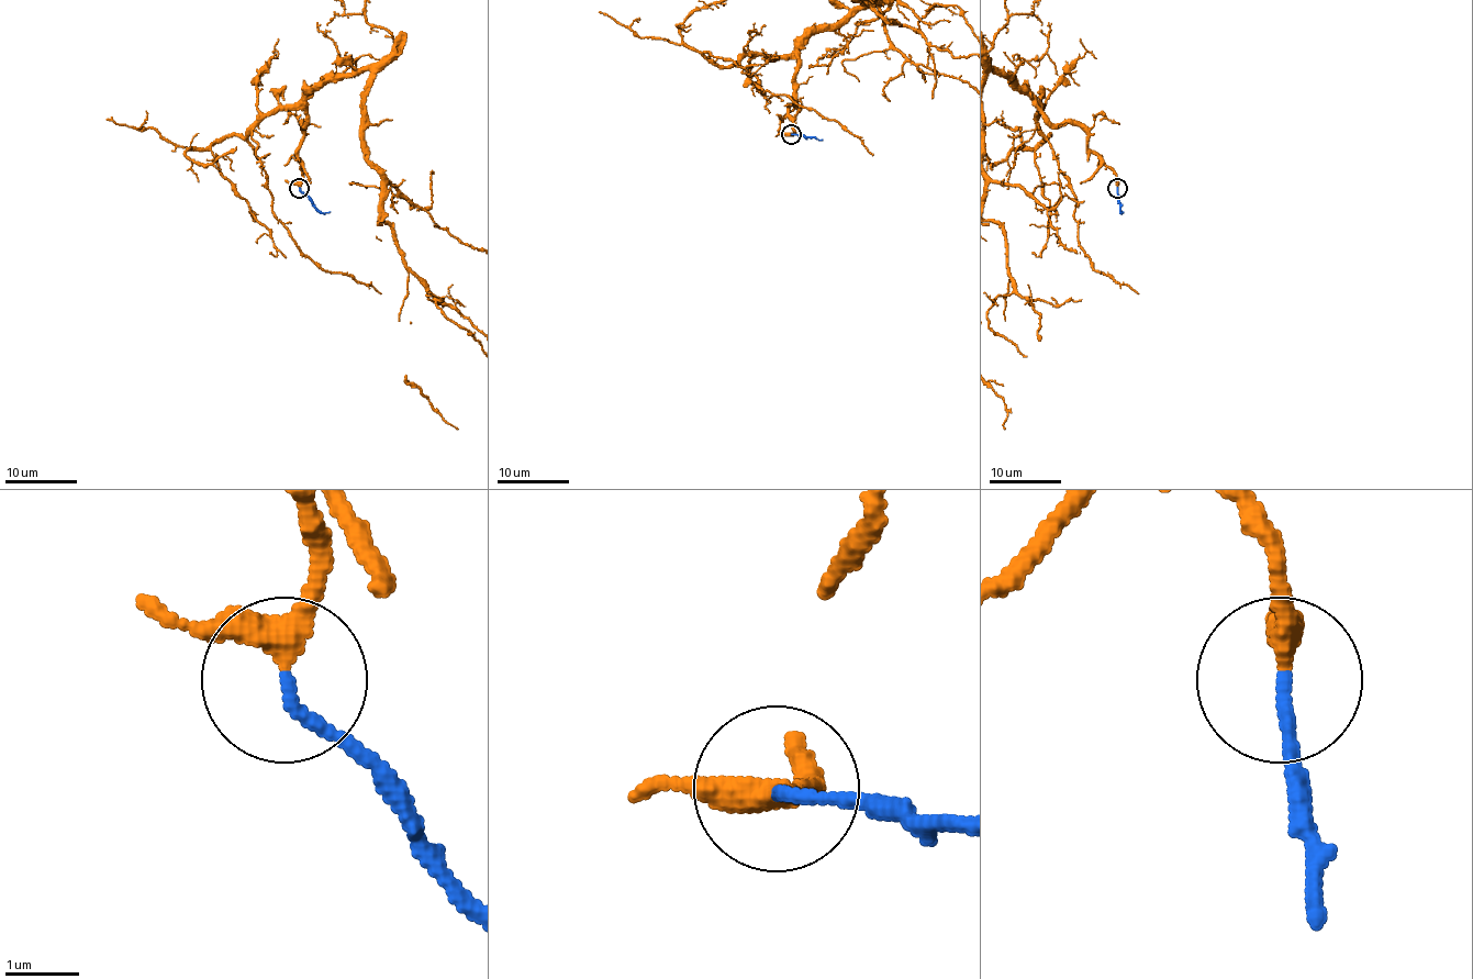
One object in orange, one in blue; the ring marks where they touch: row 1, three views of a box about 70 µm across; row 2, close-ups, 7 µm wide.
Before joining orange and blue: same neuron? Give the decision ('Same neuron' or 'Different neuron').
Same neuron

